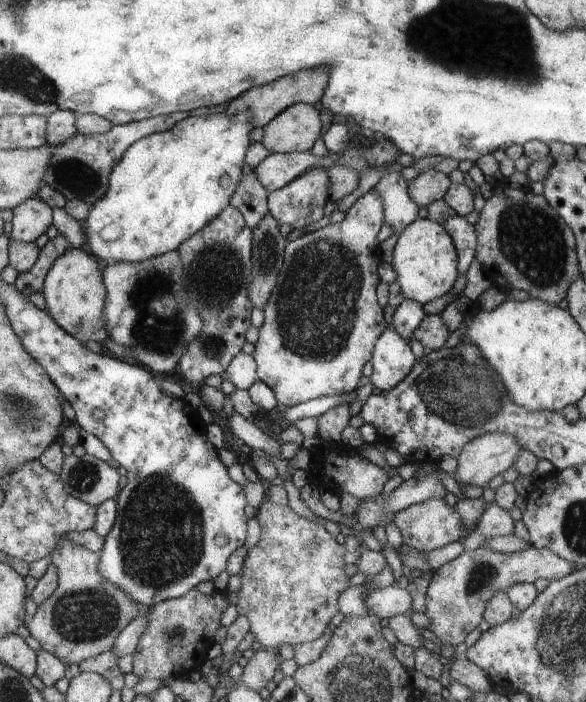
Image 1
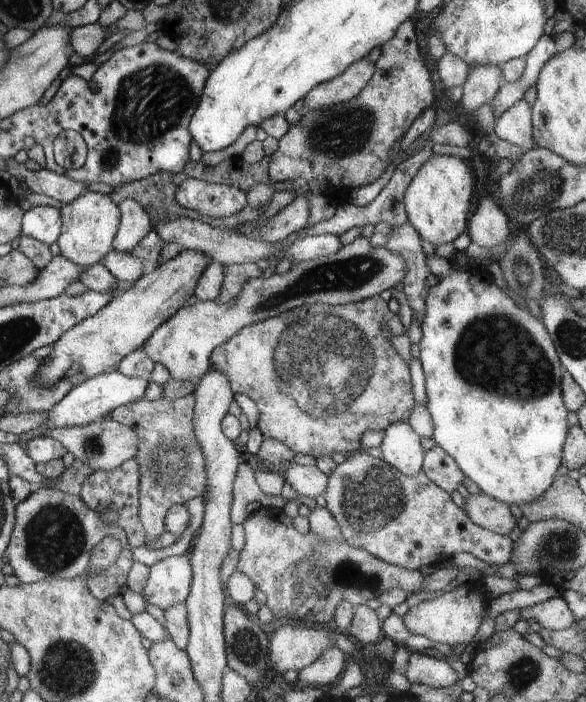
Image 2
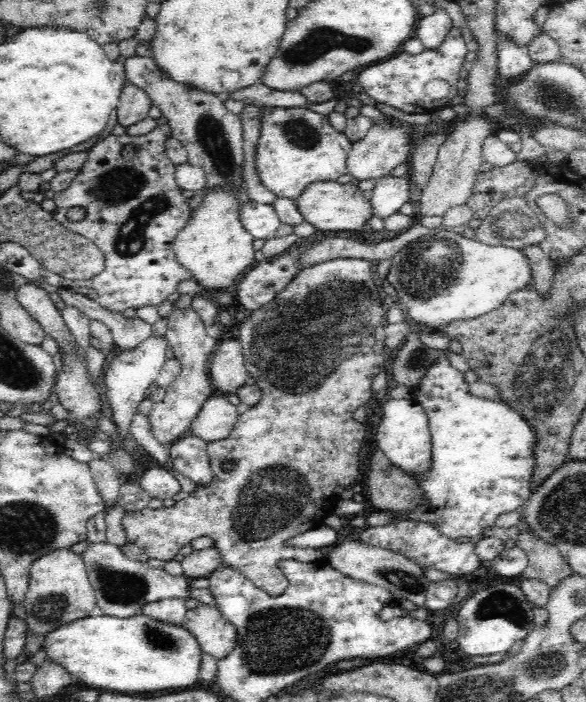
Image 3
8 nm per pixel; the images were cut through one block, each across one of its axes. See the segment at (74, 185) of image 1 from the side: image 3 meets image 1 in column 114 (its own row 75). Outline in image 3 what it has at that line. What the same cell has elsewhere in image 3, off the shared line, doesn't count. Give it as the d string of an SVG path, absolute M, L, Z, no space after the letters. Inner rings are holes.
M132 56L124 60L126 68L126 80L128 84L140 86L148 92L152 102L162 110L162 116L168 120L172 128L172 138L180 140L184 148L188 150L188 164L198 166L206 176L206 188L222 186L232 182L238 192L240 200L250 200L246 194L246 182L244 182L244 134L242 134L242 122L240 116L230 112L224 96L212 94L208 90L200 90L192 84L182 84L172 80L164 70L158 68L156 60Z

